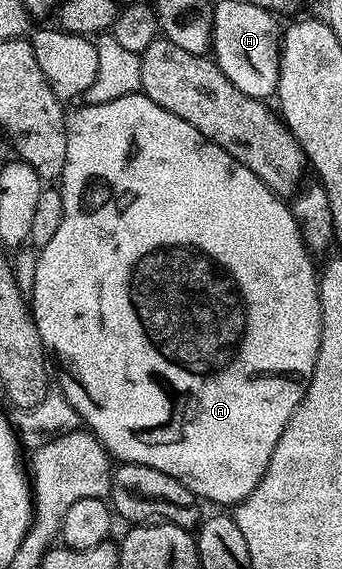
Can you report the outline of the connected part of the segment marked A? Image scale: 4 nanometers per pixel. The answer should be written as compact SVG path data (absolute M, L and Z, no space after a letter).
M143 92L130 93L121 99L113 99L109 103L100 105L83 103L80 109L75 109L72 113L70 110L66 114L66 118L65 171L61 178L63 218L61 227L57 227L53 239L49 239L49 243L45 243L38 250L39 258L35 261L35 278L31 281L31 293L29 289L29 308L34 316L37 331L43 340L44 350L54 360L55 357L59 360L59 369L63 372L59 377L60 386L58 385L58 388L68 403L75 408L78 420L95 434L96 439L106 447L112 458L123 463L137 463L145 467L153 467L157 471L165 471L165 475L173 475L177 478L196 499L202 499L204 502L206 502L205 500L216 501L219 507L227 507L223 505L234 507L254 491L257 483L261 483L261 479L269 467L269 459L273 459L273 447L277 447L277 439L281 439L281 431L285 431L293 411L301 403L301 399L313 379L313 367L317 363L317 355L321 347L321 303L319 302L317 265L315 269L316 258L303 241L299 222L291 214L291 206L284 198L278 197L269 186L261 183L261 179L257 179L257 175L253 175L253 171L249 171L249 167L237 163L233 159L233 155L221 151L221 147L217 147L217 143L205 139L205 135L201 135L201 131L197 131L197 127L193 127L185 119L173 115L173 111L165 111L165 107L157 107L157 103L153 103L153 99L146 97Z

